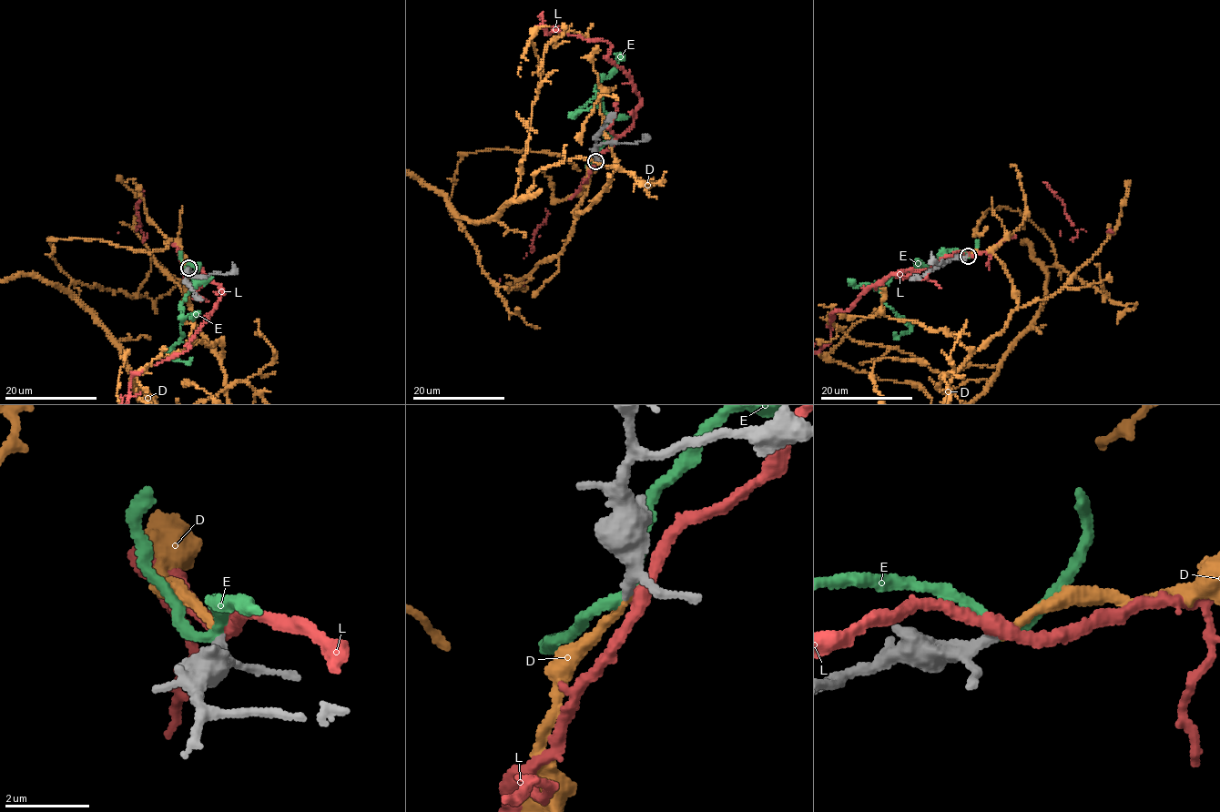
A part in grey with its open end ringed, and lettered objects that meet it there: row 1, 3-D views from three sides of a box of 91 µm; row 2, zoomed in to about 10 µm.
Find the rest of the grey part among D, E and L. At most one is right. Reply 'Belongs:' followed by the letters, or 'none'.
Belongs: D

